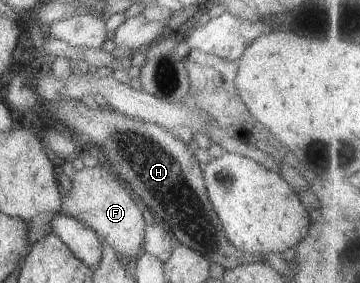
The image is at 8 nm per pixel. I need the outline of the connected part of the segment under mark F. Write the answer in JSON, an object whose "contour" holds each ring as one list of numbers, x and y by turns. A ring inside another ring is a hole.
{"contour":[[105,165,94,168,84,167,76,171,70,182,71,190,63,191,59,212,70,215,89,226,125,261,137,257,142,252,144,219,139,204,135,203,135,199,129,195,131,190,113,173]]}

